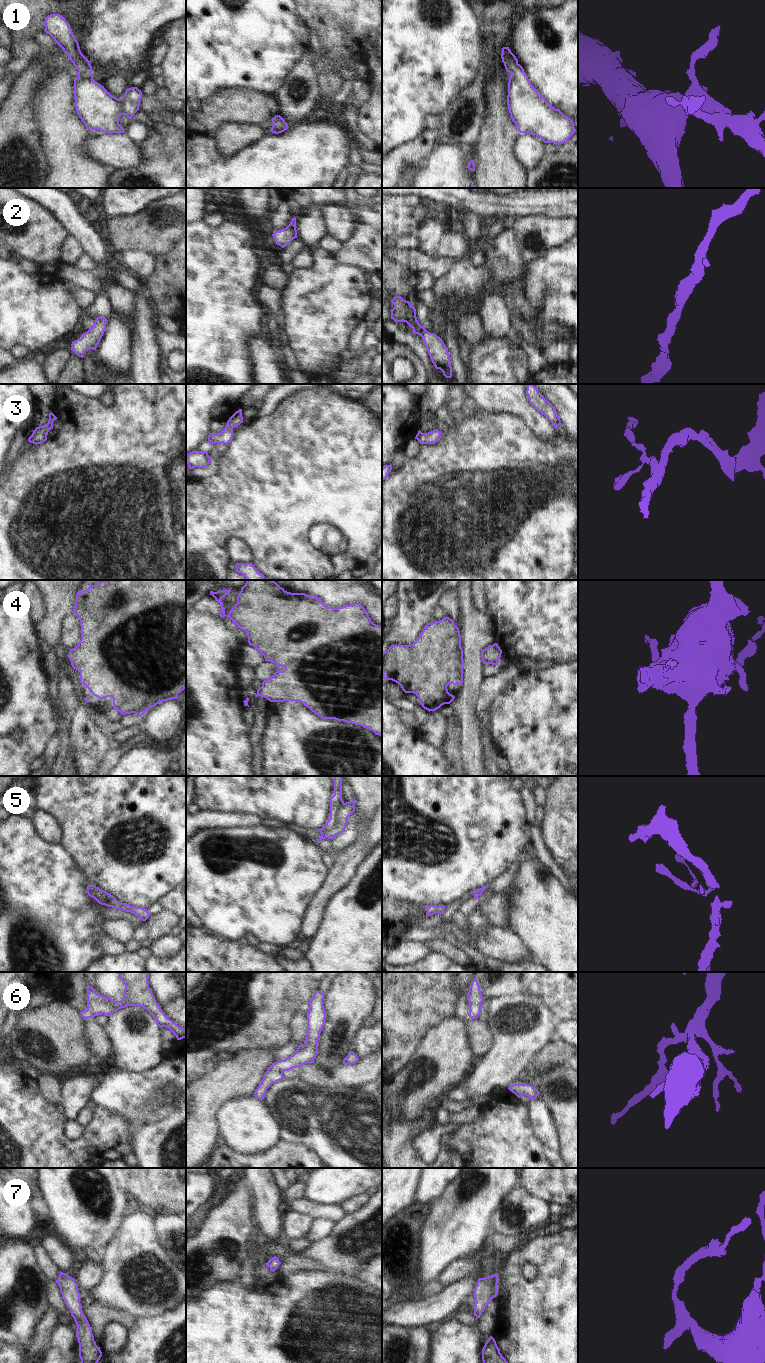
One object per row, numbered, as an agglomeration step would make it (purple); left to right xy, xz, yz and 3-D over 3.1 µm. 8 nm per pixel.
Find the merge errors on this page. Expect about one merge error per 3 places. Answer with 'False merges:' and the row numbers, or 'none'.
False merges: none

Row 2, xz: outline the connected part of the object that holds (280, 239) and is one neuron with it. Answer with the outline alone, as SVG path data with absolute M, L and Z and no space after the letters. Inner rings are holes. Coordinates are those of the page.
M292 218L286 228L273 232L272 236L277 245L282 248L286 247L293 239L297 238L296 218Z

